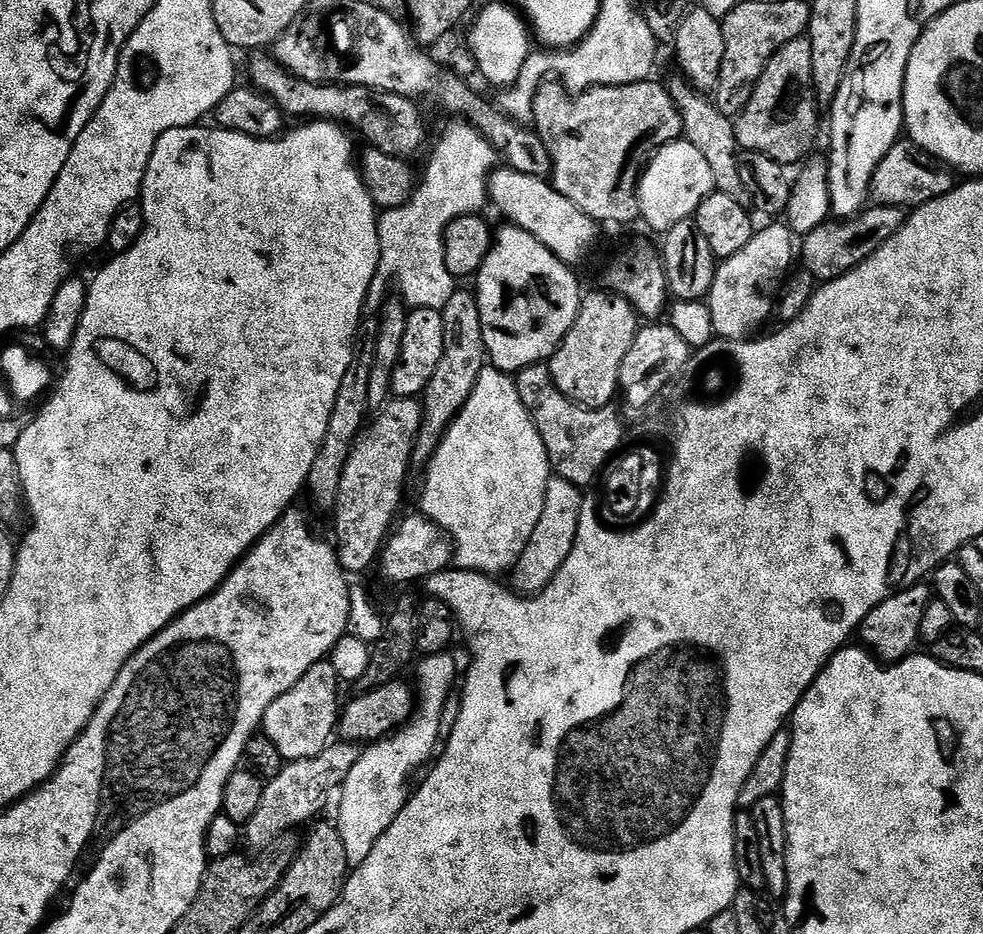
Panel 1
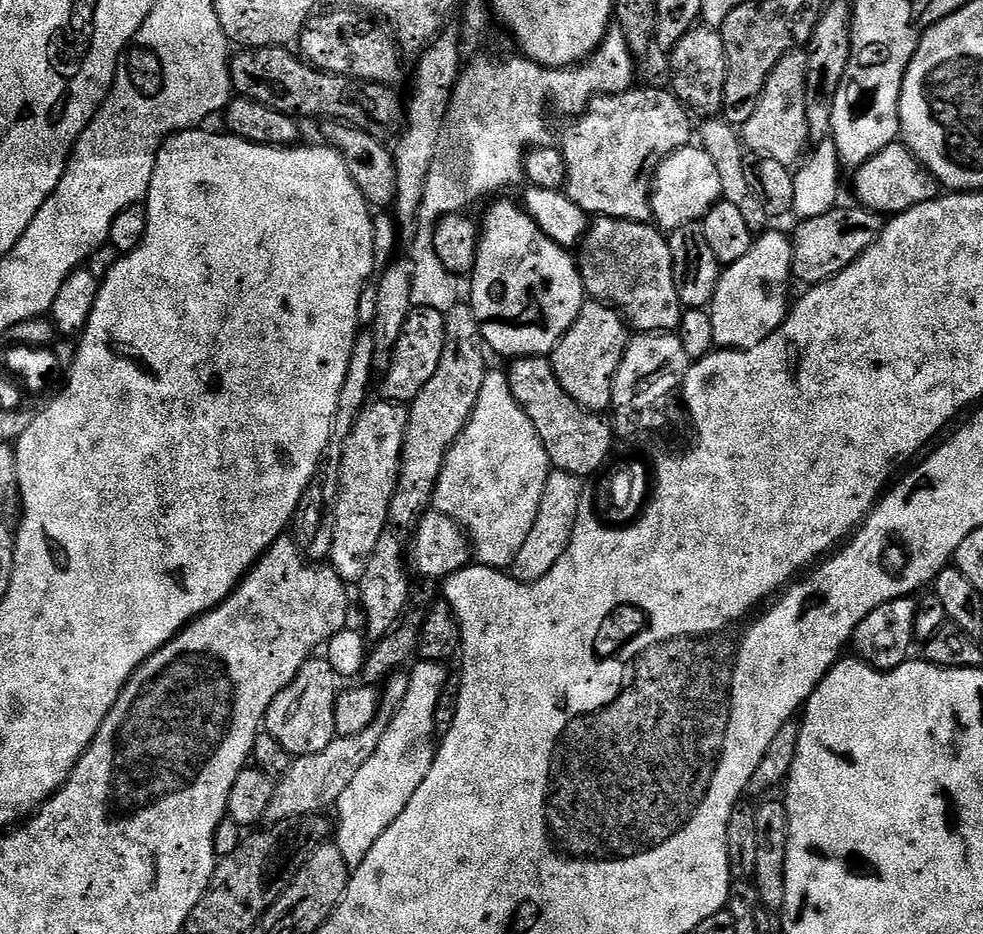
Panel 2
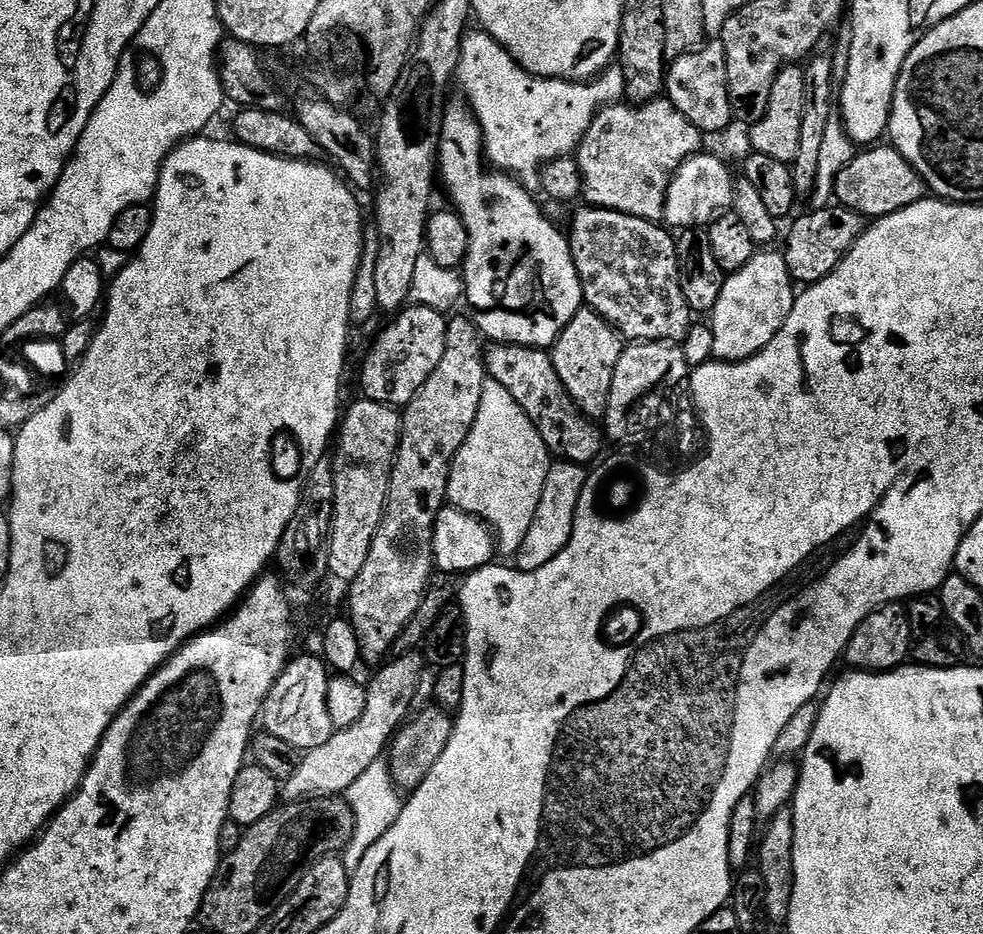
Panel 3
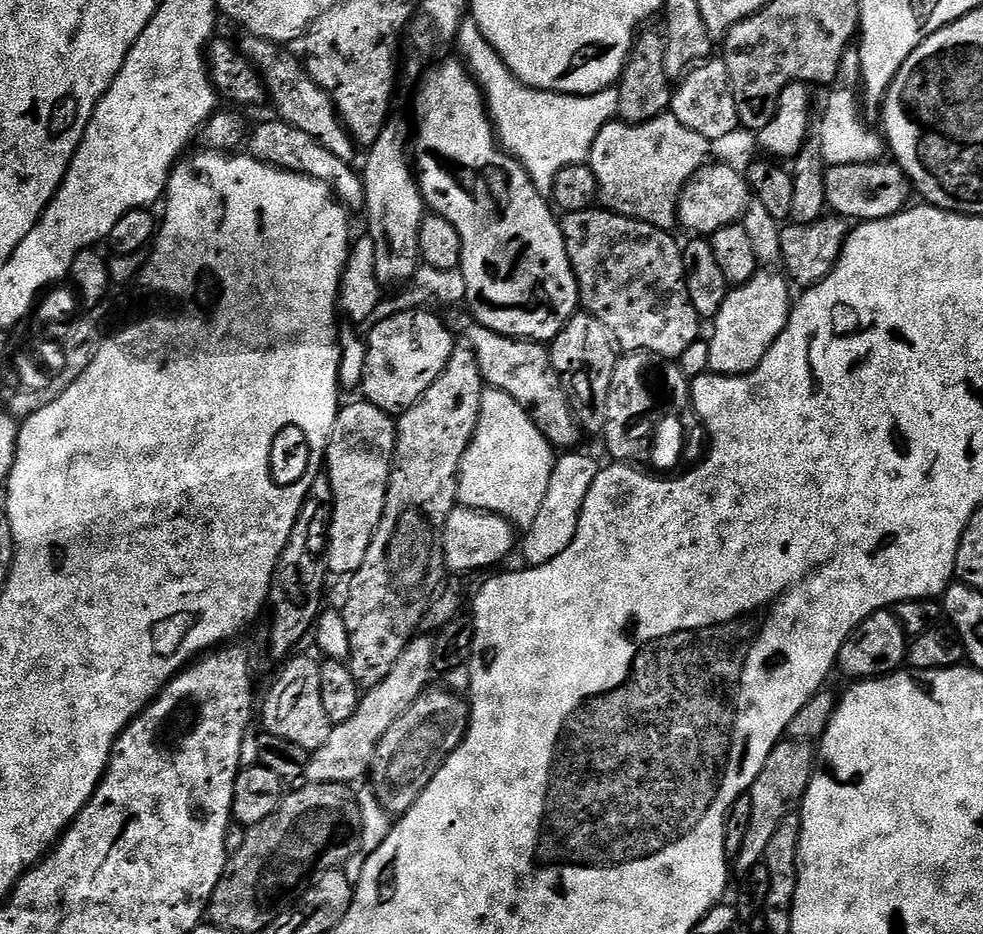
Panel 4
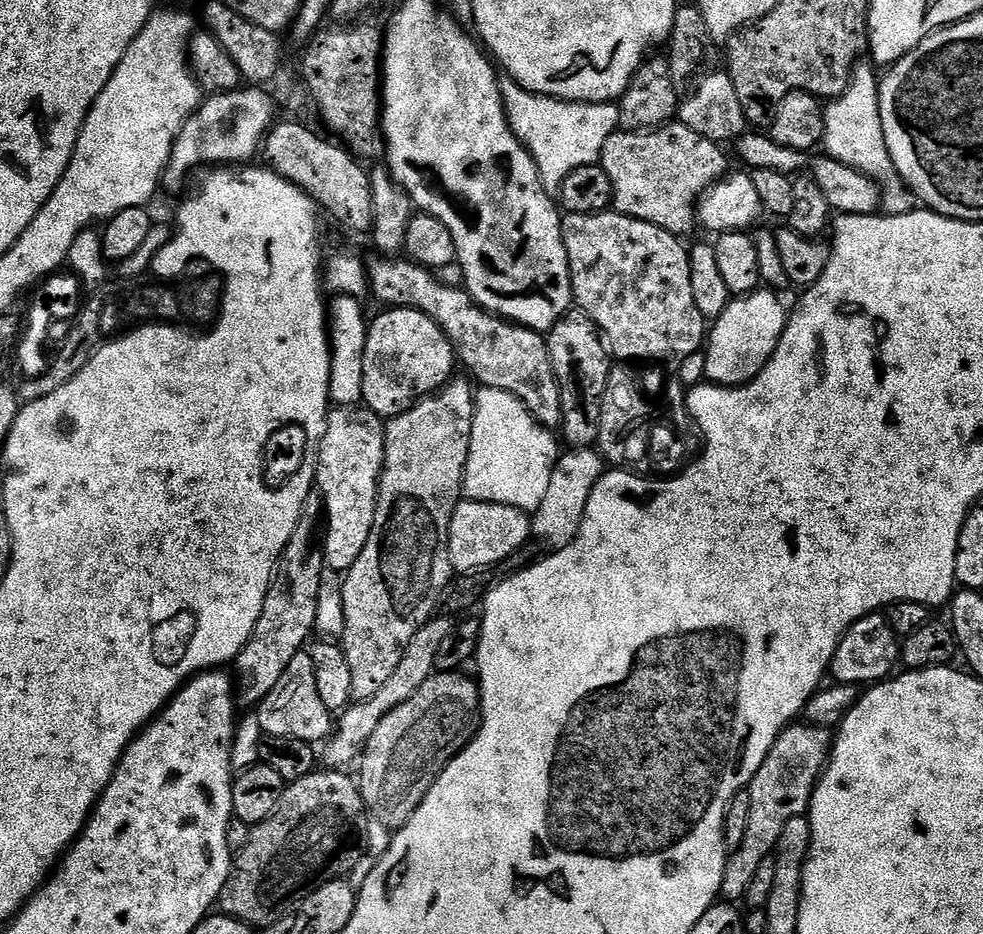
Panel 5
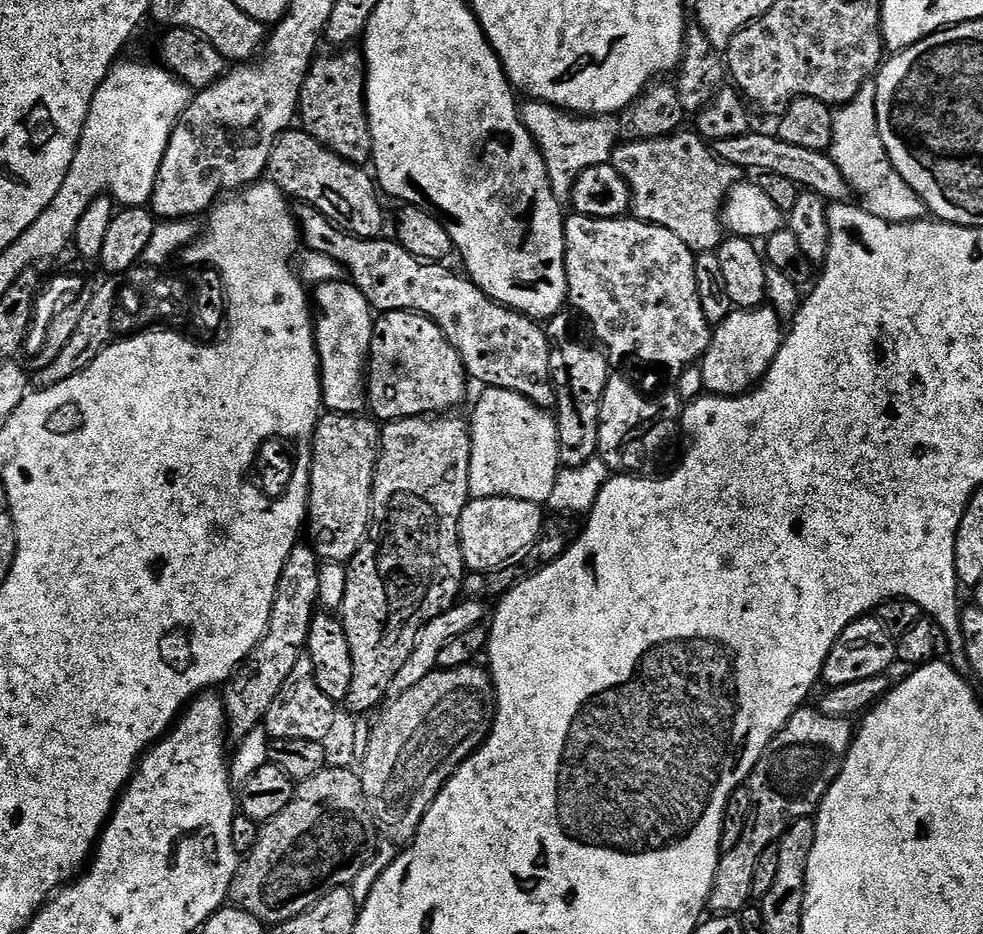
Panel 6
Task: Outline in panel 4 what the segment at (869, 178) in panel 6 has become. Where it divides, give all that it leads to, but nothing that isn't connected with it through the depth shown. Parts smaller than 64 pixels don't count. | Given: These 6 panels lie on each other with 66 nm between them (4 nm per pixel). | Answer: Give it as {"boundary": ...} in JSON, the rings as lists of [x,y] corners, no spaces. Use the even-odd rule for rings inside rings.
{"boundary":[[[853,46],[842,54],[842,62],[835,80],[830,85],[832,93],[824,104],[824,113],[819,113],[818,128],[820,124],[820,153],[824,156],[825,165],[834,164],[874,164],[885,155],[886,140],[879,131],[868,128],[866,121],[860,117],[862,113],[862,100],[858,95],[861,87],[860,71],[862,70],[862,58],[859,47]]]}

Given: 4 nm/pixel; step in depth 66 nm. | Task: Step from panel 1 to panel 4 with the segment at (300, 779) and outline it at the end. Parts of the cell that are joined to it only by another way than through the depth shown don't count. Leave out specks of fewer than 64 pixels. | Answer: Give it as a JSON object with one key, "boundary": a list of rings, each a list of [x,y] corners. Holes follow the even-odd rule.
{"boundary":[[[417,634],[398,654],[390,674],[378,682],[378,686],[367,689],[361,695],[358,706],[346,722],[334,724],[330,738],[326,738],[326,746],[318,746],[318,750],[308,757],[307,779],[314,784],[346,784],[351,785],[352,780],[359,776],[369,775],[372,760],[376,757],[378,742],[382,742],[382,734],[418,702],[418,698],[433,683],[434,673],[434,642],[428,634]]]}

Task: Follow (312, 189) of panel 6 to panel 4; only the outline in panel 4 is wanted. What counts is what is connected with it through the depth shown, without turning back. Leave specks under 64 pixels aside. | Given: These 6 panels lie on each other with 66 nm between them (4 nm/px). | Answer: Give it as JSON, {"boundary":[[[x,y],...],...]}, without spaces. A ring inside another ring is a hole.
{"boundary":[[[271,118],[264,120],[256,129],[251,129],[246,140],[246,148],[252,159],[260,160],[263,164],[271,164],[285,172],[299,172],[311,176],[313,180],[321,180],[331,188],[337,200],[349,210],[360,210],[364,206],[364,181],[361,173],[352,169],[353,165],[347,160],[330,154],[326,146],[319,144],[310,134],[298,130],[298,126],[290,126],[285,120]]]}

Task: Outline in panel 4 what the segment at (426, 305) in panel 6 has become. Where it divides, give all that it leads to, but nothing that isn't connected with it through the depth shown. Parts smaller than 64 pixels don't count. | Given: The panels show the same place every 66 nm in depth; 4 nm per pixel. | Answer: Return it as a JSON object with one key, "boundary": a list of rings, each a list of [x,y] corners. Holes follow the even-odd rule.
{"boundary":[[[469,323],[467,347],[472,349],[474,358],[478,360],[478,370],[482,370],[482,378],[488,388],[500,388],[514,402],[518,402],[527,412],[532,415],[534,426],[542,430],[542,434],[548,439],[549,444],[556,450],[572,450],[582,437],[580,423],[574,418],[572,407],[568,401],[568,395],[560,381],[560,376],[552,365],[552,353],[543,343],[534,340],[519,340],[516,336],[500,336],[494,330],[490,330],[482,324]]]}

